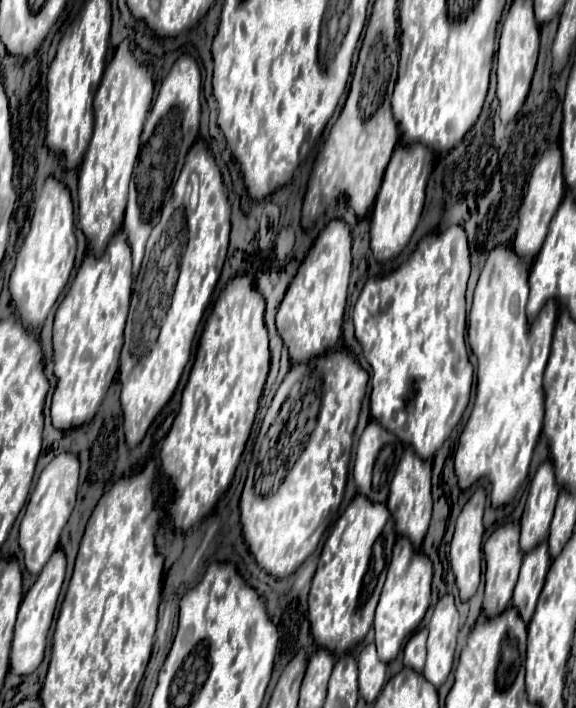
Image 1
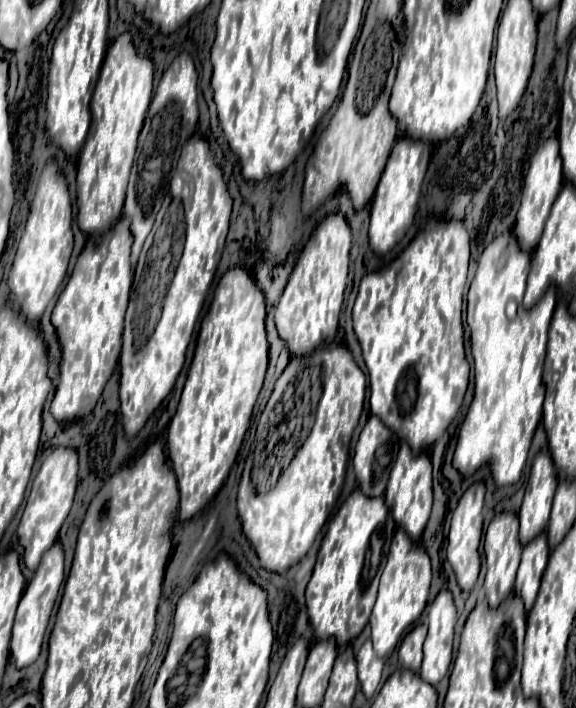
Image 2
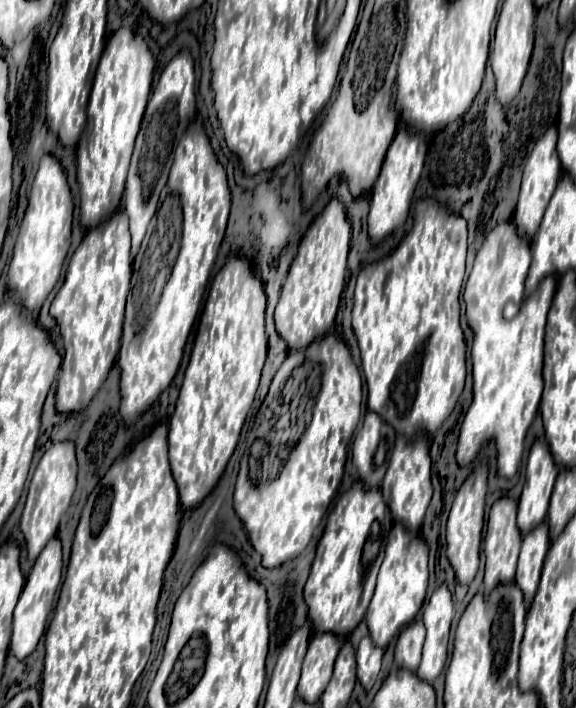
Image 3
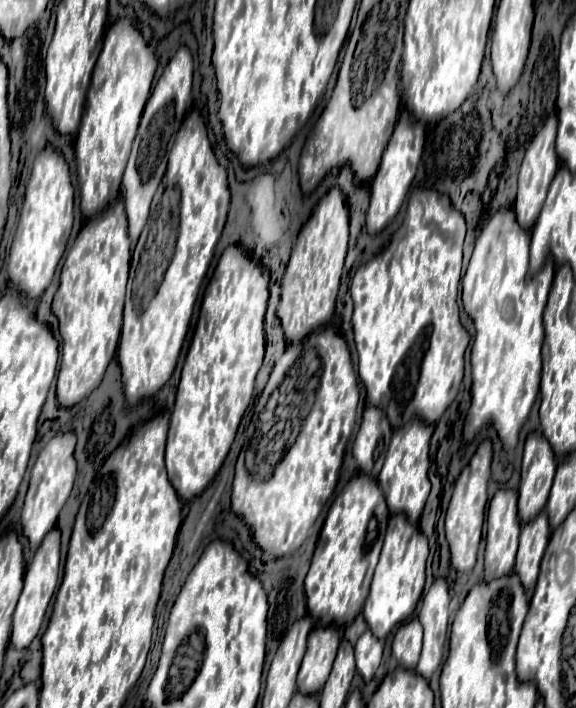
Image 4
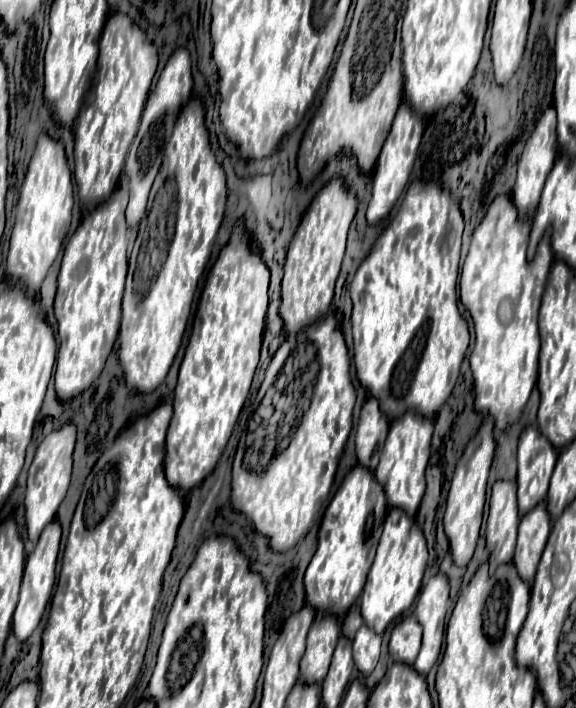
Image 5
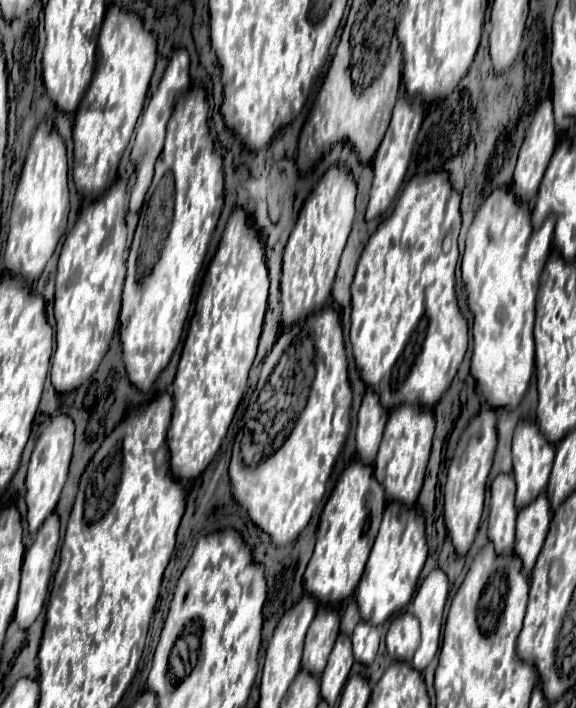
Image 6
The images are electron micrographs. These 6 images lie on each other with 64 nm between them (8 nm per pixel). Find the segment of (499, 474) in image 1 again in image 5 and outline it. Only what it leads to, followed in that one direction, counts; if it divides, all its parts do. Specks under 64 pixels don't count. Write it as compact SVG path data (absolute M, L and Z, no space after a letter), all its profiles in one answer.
M496 196L492 204L488 206L482 222L476 226L472 234L470 250L468 250L468 256L464 260L462 274L460 274L460 300L472 314L474 332L476 332L476 346L470 356L476 410L482 414L494 416L498 430L506 430L508 424L518 420L538 378L538 352L540 352L538 308L540 308L540 296L544 292L546 276L554 260L554 254L548 242L550 232L546 232L540 240L536 256L528 260L526 258L528 236L530 236L530 220L518 216L518 208L514 206L510 196Z

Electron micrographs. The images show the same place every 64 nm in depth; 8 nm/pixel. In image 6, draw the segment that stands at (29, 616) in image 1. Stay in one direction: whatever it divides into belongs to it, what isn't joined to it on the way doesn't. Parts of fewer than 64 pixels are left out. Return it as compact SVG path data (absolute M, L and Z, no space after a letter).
M54 512L54 516L50 516L50 520L46 520L46 524L42 524L42 528L38 530L38 536L34 538L32 546L24 554L22 582L20 582L16 612L14 612L14 620L24 630L36 620L36 616L40 614L40 610L44 606L44 600L46 600L46 594L48 594L50 576L52 576L52 560L54 560L54 554L56 554L58 538L60 538L60 524L58 524L58 514Z

